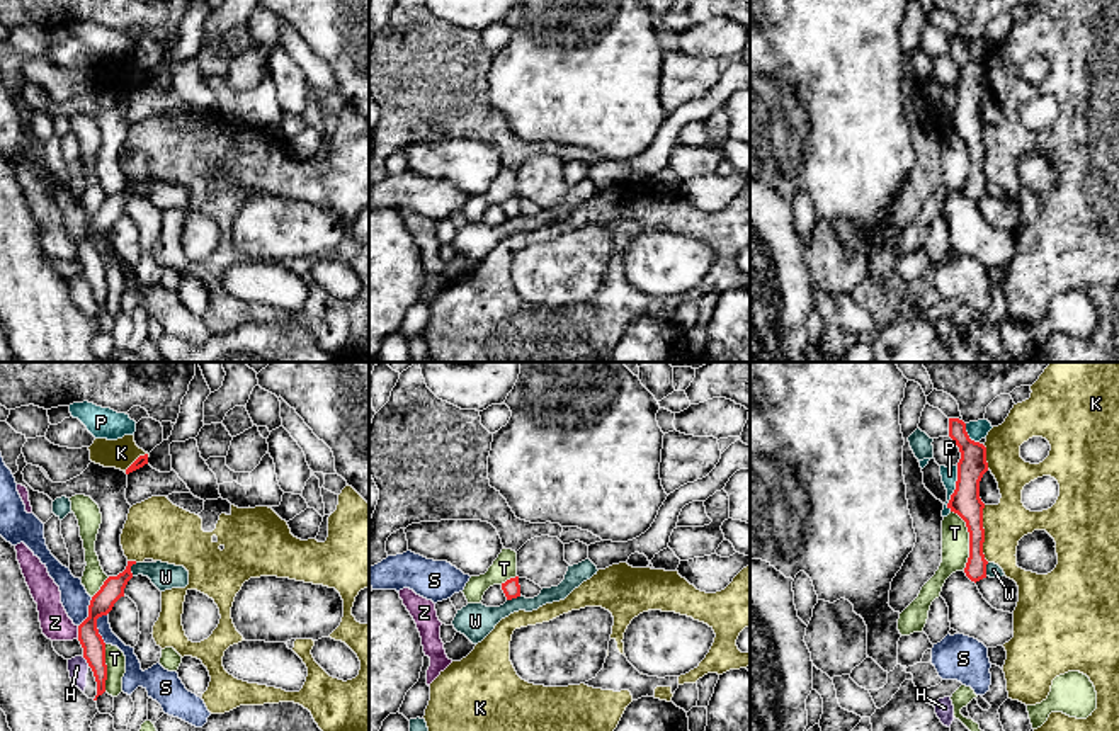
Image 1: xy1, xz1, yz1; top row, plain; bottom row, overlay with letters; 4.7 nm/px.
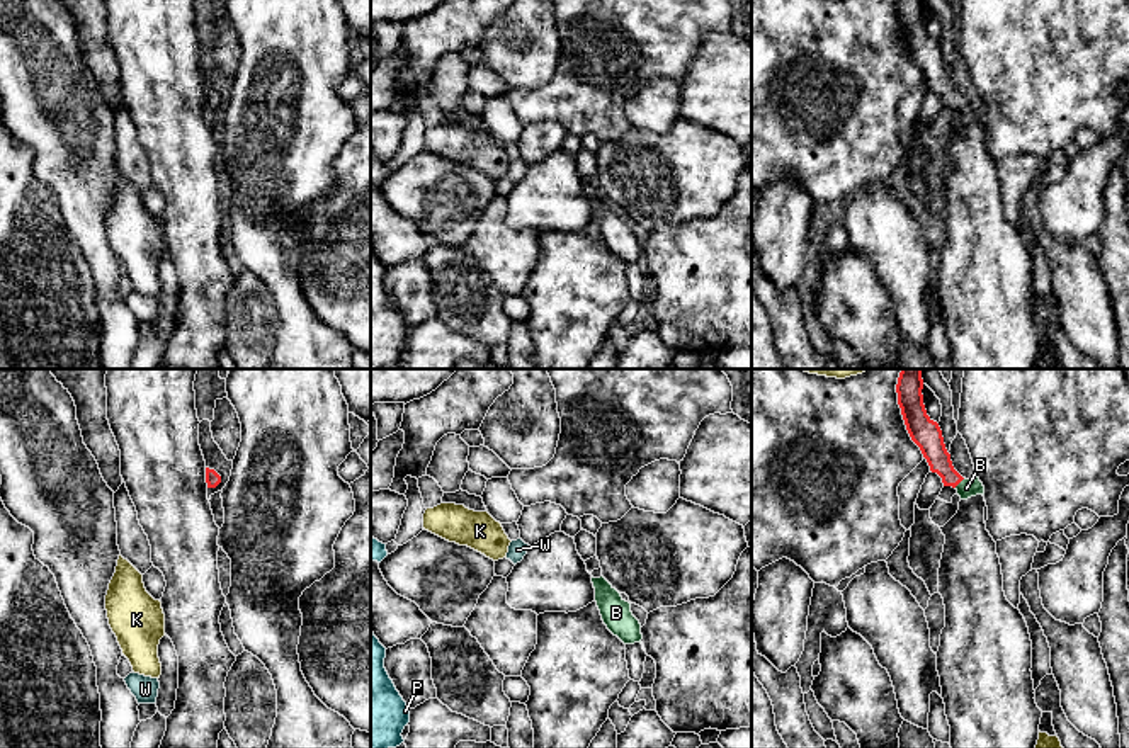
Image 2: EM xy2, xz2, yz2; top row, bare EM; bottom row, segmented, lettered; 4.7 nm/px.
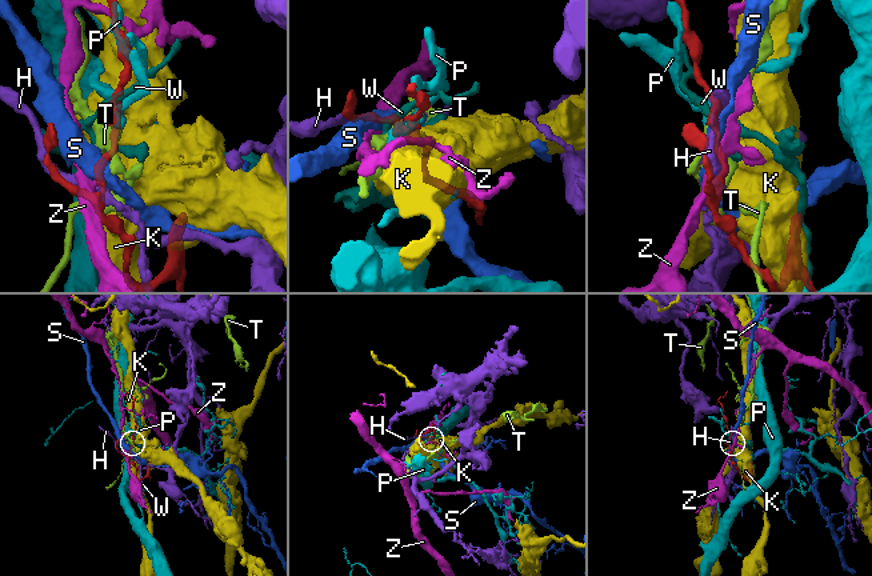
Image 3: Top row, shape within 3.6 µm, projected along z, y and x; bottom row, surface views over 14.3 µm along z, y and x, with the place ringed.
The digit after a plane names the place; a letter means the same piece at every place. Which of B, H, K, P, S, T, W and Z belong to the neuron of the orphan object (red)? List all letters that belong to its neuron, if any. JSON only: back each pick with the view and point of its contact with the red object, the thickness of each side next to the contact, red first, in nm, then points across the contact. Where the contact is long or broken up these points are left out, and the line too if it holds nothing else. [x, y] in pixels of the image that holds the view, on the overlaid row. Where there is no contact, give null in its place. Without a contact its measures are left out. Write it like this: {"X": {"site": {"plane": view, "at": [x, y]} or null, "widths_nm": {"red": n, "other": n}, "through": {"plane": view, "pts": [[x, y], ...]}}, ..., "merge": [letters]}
{"B": {"site": {"plane": "yz2", "at": [959, 481]}, "widths_nm": {"red": 120, "other": 90}, "through": {"plane": "yz2", "pts": [[929, 439], [942, 466], [959, 481], [966, 488]]}}, "merge": ["B"]}

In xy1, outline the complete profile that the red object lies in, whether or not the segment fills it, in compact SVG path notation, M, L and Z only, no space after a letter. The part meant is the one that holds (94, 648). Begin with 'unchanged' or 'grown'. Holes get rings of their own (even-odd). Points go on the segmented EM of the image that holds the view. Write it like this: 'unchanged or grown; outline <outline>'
unchanged; outline M128 561L128 566L117 576L109 576L100 590L92 597L88 605L88 617L78 626L78 641L83 648L83 658L94 672L97 682L97 700L105 692L107 665L105 665L105 643L97 629L97 619L107 615L114 604L124 597L124 588L133 578L131 566L136 561Z

